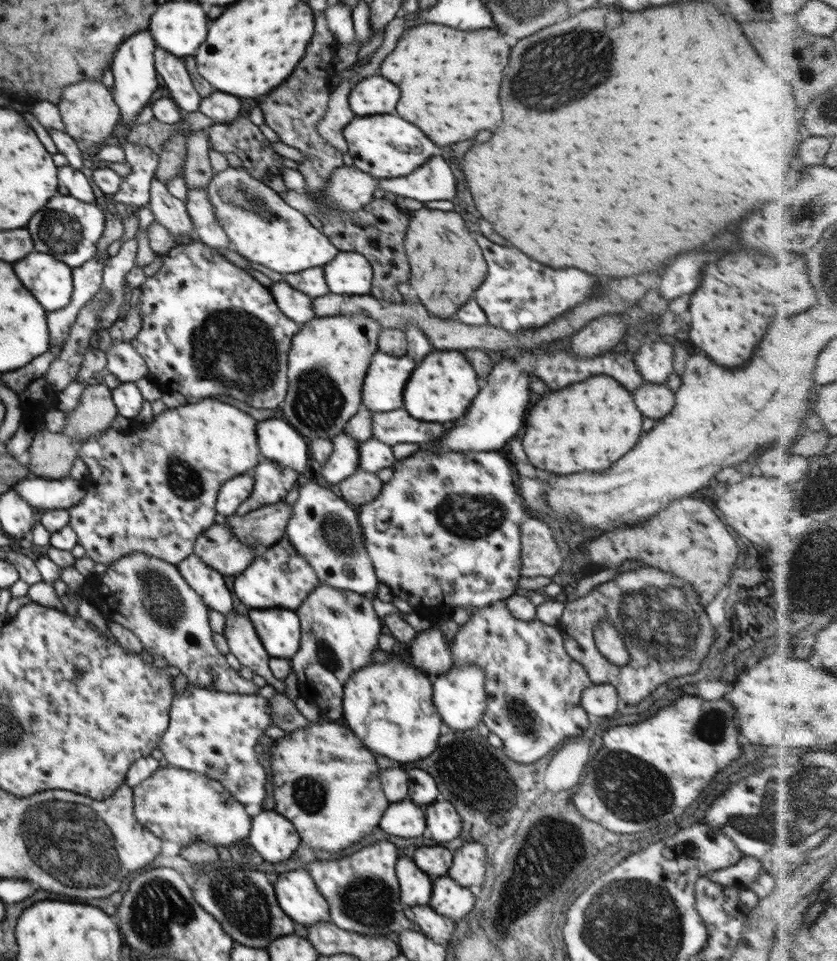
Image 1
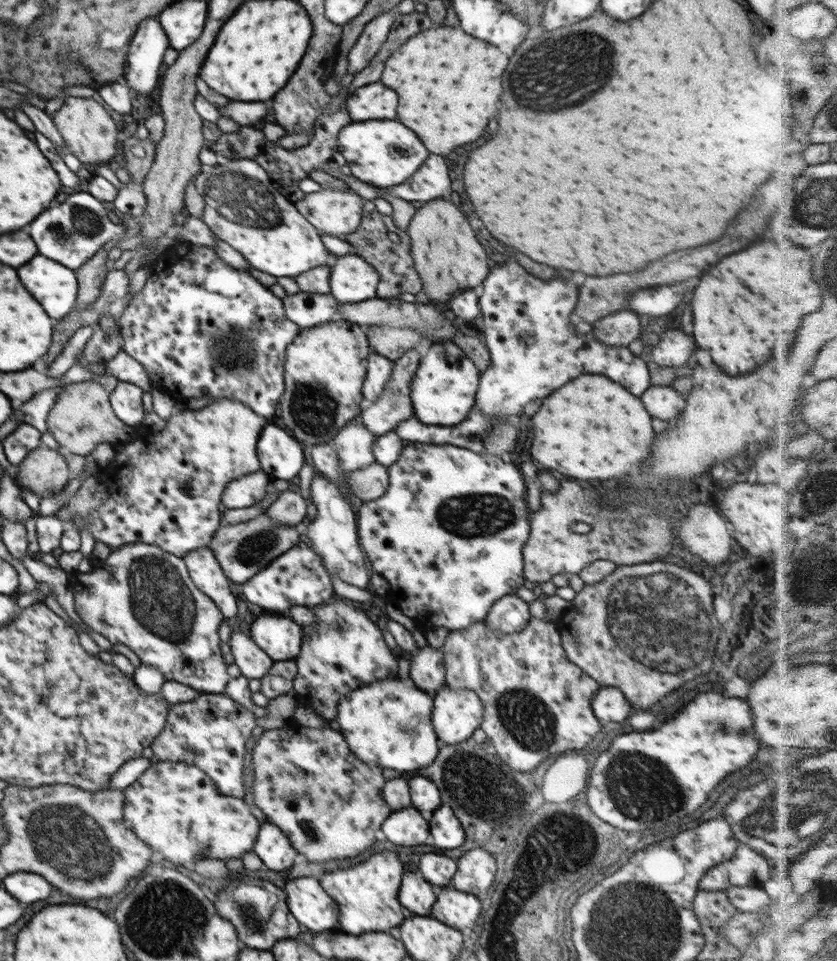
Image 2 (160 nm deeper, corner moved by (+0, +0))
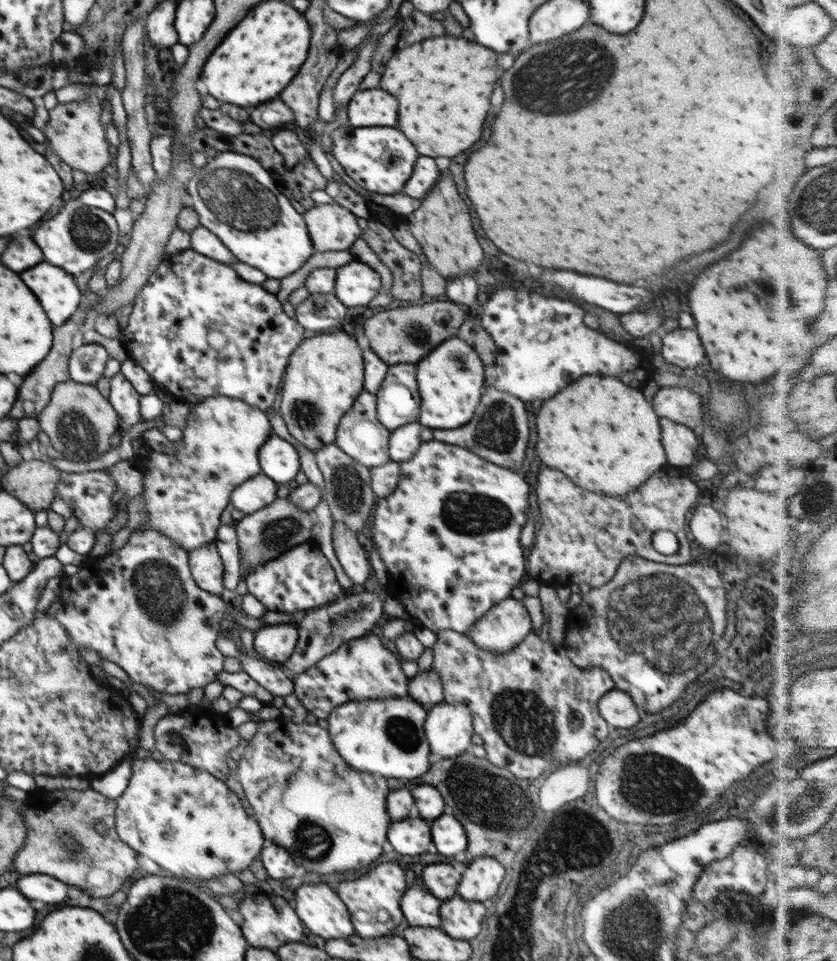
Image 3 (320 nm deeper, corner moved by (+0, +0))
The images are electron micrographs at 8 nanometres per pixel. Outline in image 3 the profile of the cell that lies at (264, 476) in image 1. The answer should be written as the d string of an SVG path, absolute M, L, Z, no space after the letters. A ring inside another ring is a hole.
M231 518L228 520L223 519L221 525L218 527L215 541L217 542L217 547L224 565L224 589L234 591L242 577L240 573L236 521Z

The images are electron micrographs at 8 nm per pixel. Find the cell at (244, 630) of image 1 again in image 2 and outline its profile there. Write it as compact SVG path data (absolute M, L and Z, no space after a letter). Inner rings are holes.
M240 630L233 632L228 643L236 666L246 678L261 679L270 672L274 661L261 650L248 633Z

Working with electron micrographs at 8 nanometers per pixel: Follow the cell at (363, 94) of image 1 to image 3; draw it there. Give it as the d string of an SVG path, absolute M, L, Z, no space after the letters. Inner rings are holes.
M358 90L347 104L348 120L356 128L396 126L398 102L384 90Z

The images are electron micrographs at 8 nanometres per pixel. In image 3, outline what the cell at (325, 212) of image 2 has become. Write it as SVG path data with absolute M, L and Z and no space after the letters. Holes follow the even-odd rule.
M316 203L303 219L315 252L347 252L363 232L357 216L339 204Z

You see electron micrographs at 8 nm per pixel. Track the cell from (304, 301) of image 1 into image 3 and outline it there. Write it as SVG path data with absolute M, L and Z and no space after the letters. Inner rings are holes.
M310 293L310 296L295 306L295 319L308 330L328 330L347 322L348 307L332 293Z

